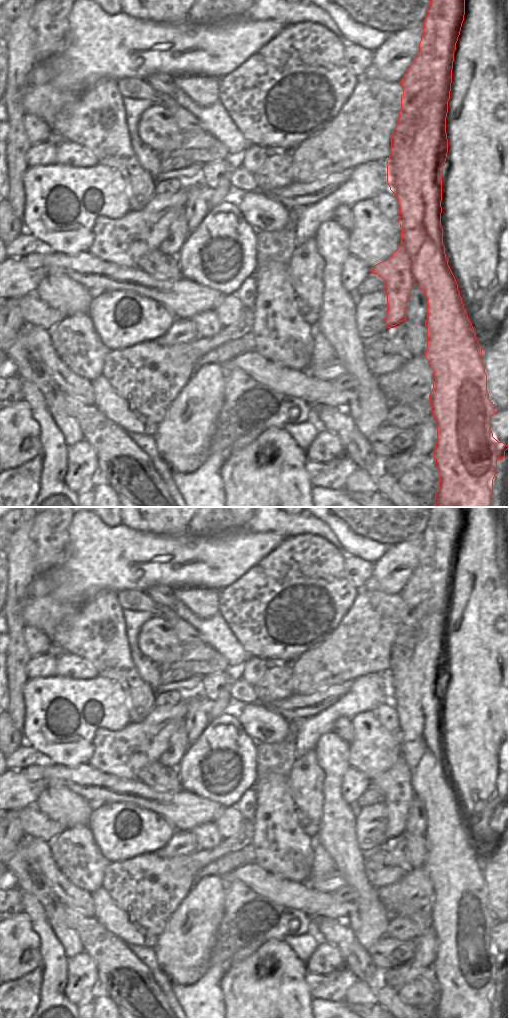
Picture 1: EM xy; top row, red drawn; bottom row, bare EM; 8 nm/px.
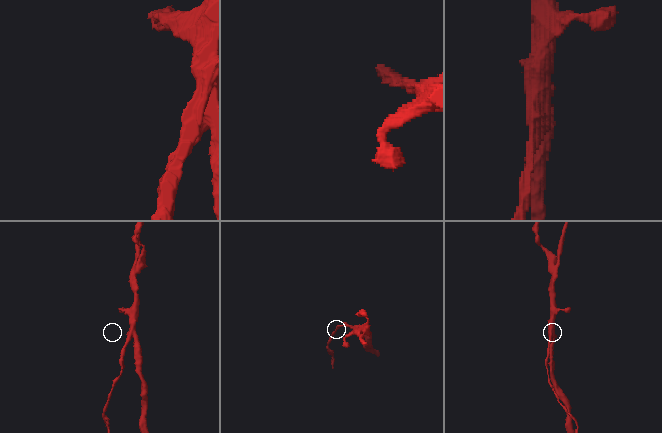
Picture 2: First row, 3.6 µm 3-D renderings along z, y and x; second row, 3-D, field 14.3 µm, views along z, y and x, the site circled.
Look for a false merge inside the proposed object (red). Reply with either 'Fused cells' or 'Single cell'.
Fused cells

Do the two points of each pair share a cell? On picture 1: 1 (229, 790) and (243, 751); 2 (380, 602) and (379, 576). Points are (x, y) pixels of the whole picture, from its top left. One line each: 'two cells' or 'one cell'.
1: one cell
2: two cells

